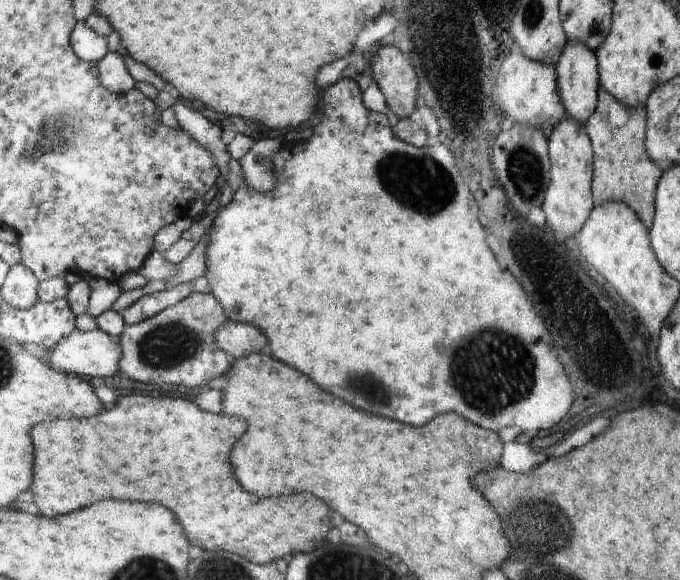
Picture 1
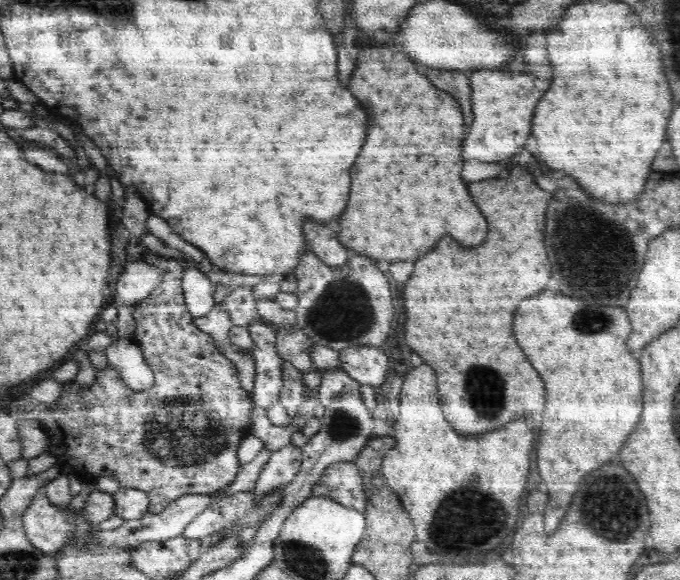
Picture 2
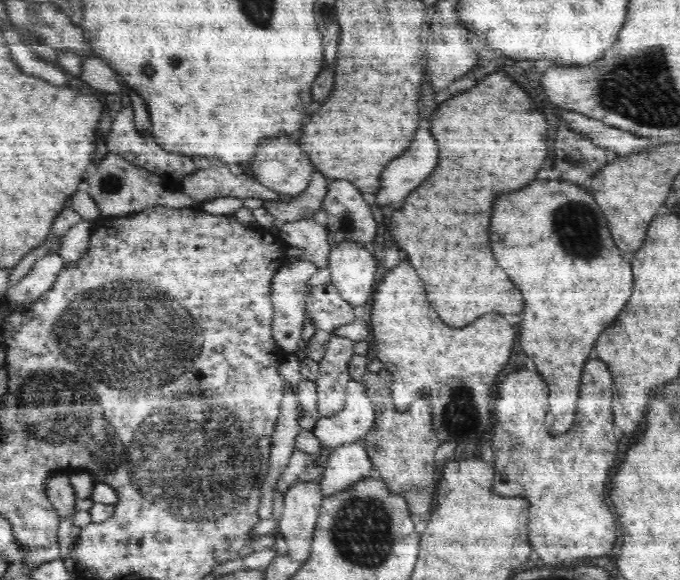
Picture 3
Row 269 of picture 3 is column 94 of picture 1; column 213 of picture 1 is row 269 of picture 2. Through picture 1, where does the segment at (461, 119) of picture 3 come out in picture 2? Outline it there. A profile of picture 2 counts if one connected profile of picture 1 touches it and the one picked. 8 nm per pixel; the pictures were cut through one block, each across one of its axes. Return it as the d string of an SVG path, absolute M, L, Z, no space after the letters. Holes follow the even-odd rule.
M521 165L512 167L506 180L492 178L470 182L468 190L488 222L486 240L474 250L464 250L454 238L442 238L434 250L414 264L414 272L404 286L404 304L406 344L436 370L444 416L456 432L478 432L480 435L504 426L514 420L512 416L544 410L544 382L514 340L512 316L518 302L544 290L550 278L550 262L544 248L544 214L552 194L540 190L534 176Z

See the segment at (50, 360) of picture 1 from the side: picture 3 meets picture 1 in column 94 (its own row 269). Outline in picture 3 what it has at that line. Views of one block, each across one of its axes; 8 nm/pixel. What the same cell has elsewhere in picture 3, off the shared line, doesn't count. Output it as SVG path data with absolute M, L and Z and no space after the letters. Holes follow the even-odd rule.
M344 239L332 244L328 255L331 282L346 302L364 306L370 300L376 282L376 262L379 254L362 243Z

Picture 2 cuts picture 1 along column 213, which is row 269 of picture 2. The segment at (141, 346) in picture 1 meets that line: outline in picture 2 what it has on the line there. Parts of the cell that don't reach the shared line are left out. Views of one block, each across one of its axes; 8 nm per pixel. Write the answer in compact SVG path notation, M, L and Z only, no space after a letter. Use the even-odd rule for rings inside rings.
M311 251L303 252L294 272L297 278L298 304L295 308L297 323L300 329L318 346L328 346L339 351L351 346L380 347L390 332L390 324L394 318L394 300L386 274L382 274L374 260L366 256L351 254L347 263L341 267L332 268Z

